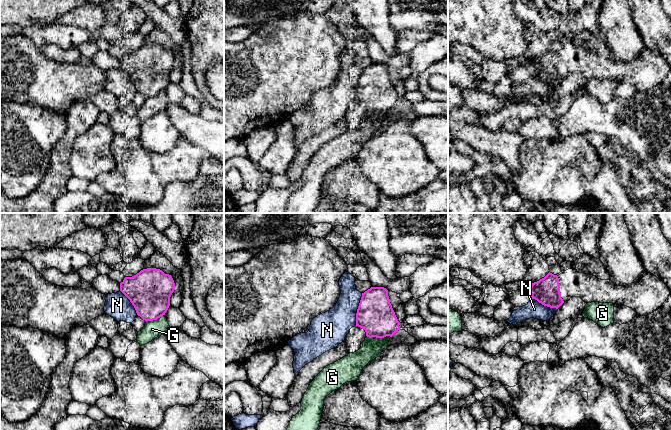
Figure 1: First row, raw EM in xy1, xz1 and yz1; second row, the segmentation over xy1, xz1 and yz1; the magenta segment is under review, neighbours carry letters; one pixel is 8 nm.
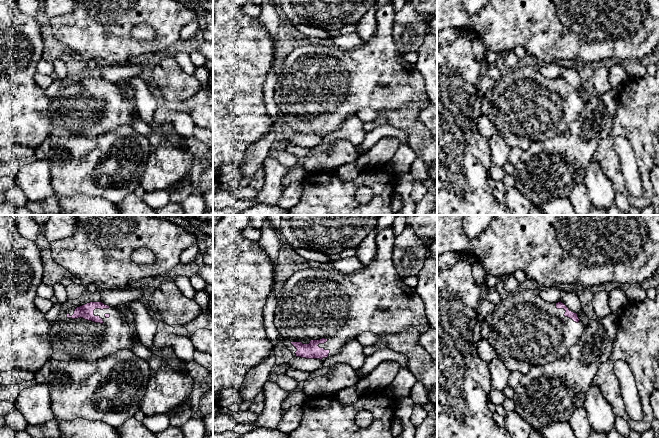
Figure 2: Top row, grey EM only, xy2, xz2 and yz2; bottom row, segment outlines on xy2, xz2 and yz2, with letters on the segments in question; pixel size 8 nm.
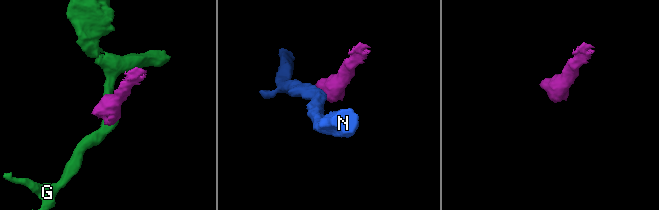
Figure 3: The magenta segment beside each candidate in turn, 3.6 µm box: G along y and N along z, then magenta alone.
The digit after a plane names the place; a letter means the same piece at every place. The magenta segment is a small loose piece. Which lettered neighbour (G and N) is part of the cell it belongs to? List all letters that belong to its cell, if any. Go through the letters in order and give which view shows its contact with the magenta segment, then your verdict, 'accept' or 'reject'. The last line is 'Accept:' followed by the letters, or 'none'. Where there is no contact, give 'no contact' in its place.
G: xz1 | reject
N: xz1 | reject
Accept: none

